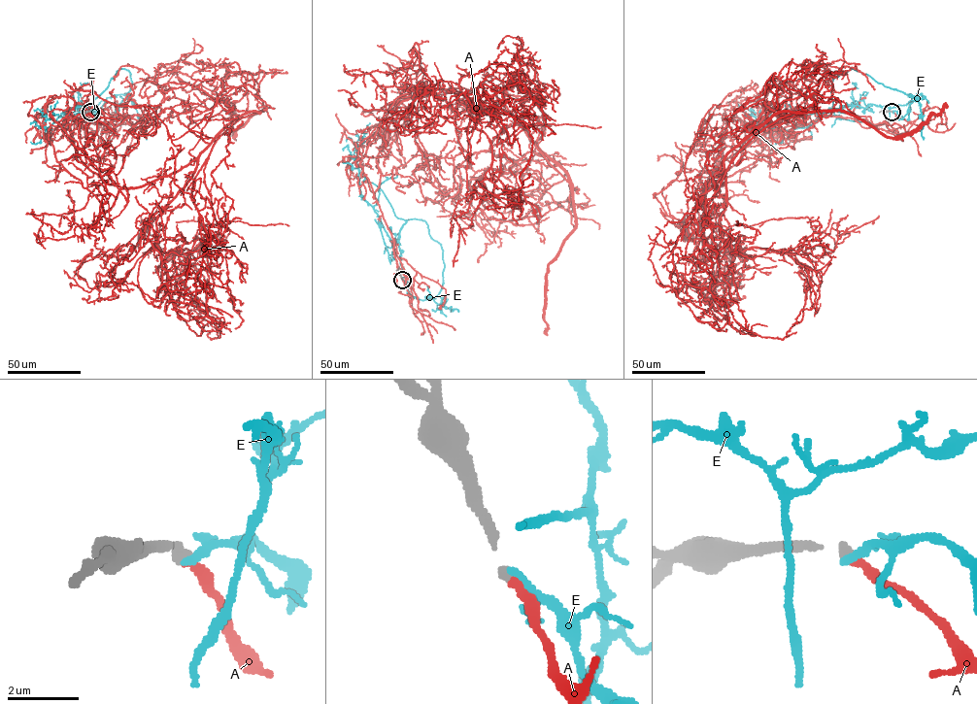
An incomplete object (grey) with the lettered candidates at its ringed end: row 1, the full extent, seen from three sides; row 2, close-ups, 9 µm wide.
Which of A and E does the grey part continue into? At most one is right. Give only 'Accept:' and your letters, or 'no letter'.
Accept: A

